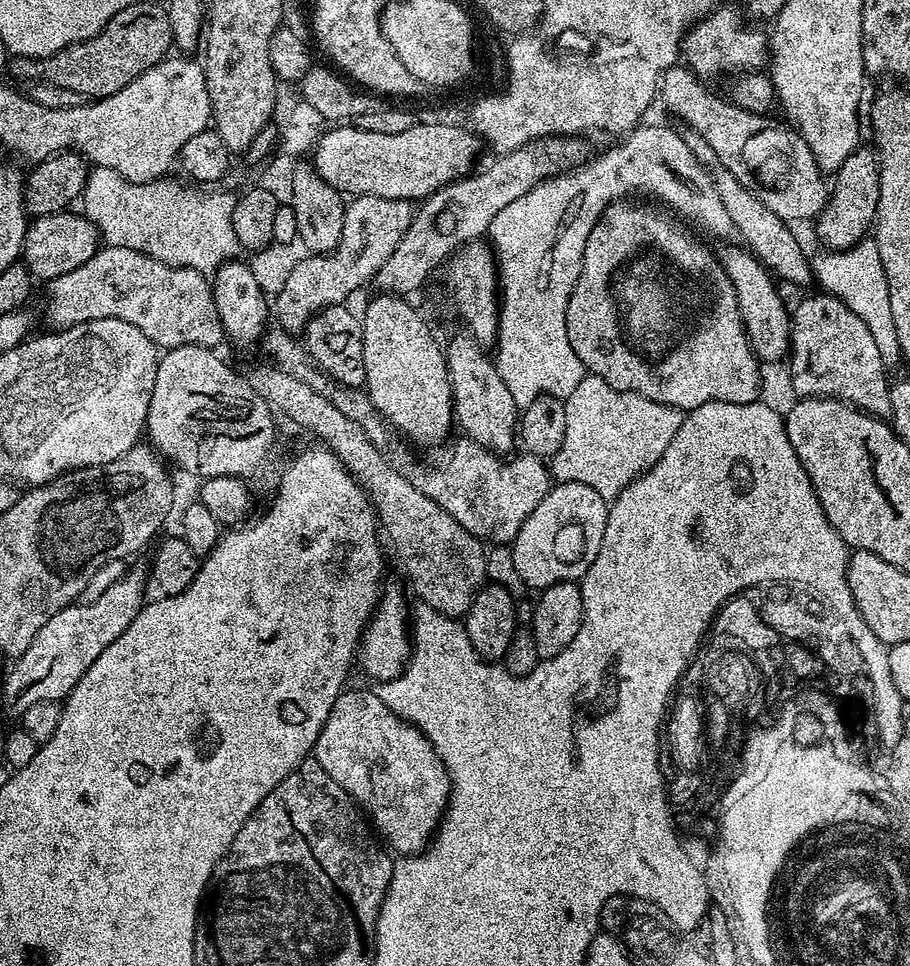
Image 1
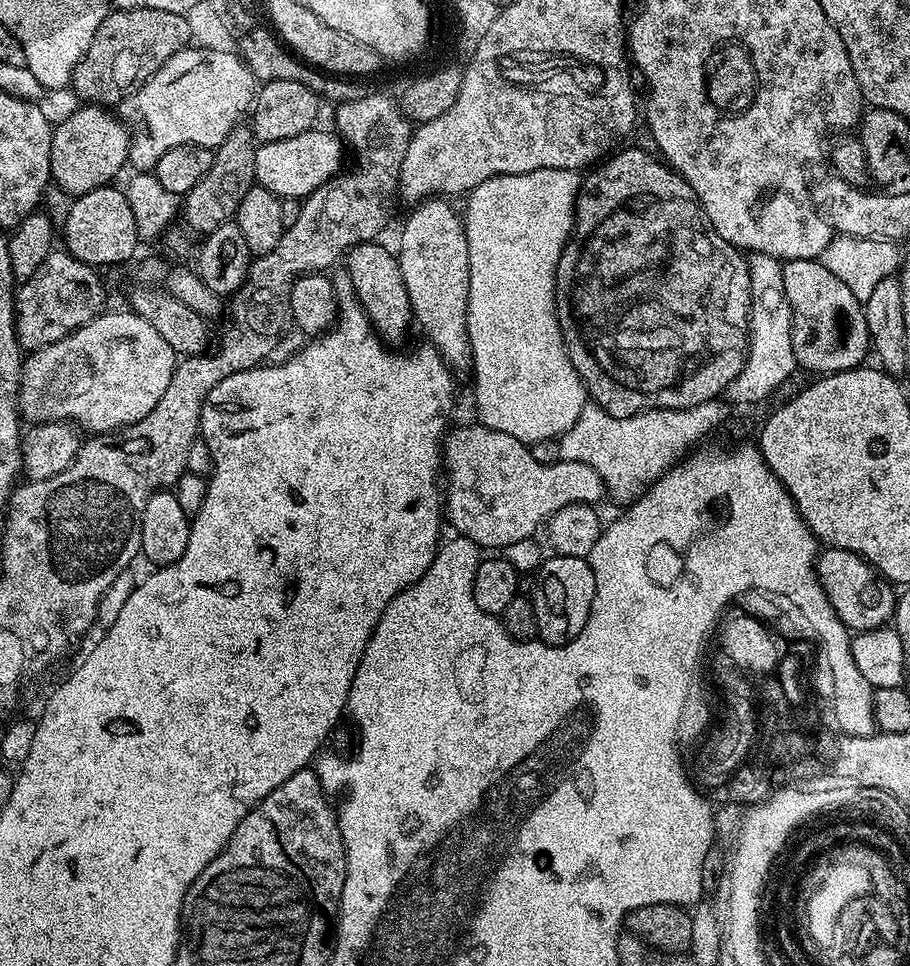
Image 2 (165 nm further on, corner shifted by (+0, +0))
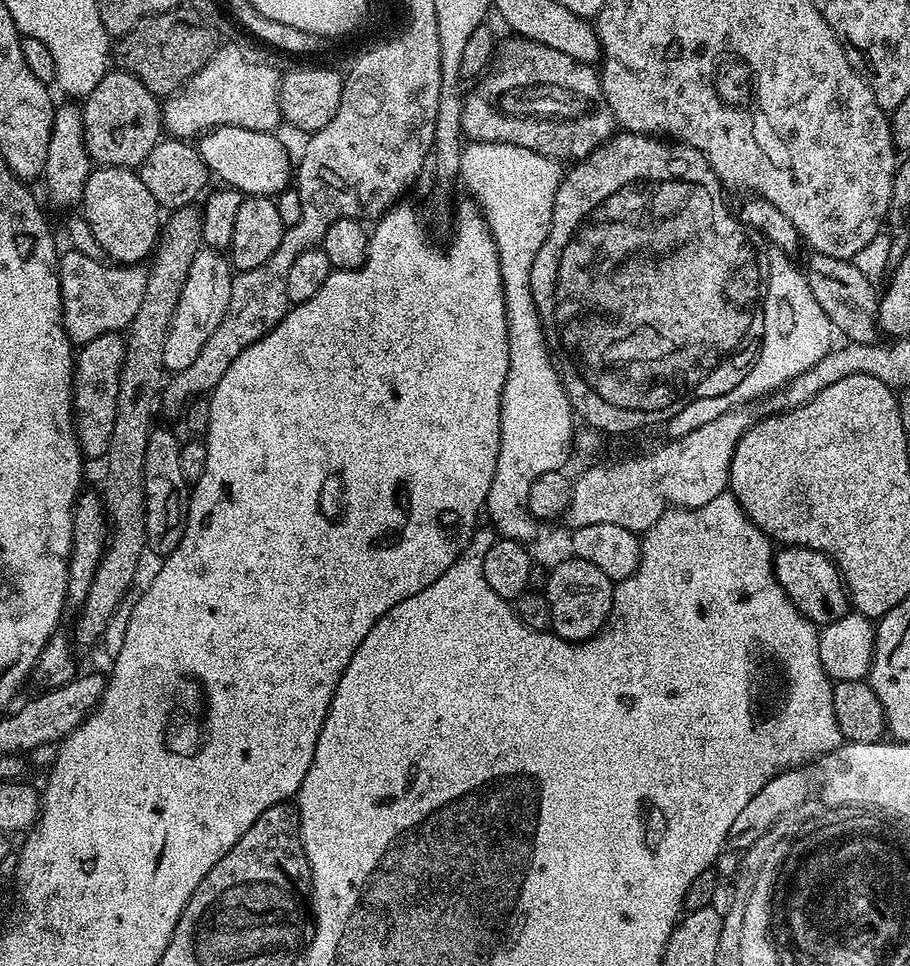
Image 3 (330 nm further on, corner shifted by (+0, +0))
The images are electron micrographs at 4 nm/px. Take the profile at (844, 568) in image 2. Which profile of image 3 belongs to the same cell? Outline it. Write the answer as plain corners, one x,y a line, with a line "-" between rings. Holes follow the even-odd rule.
784,546
775,553
774,567
776,581
782,591
790,598
790,602
798,612
803,614
811,624
823,626
842,618
849,611
850,601
840,571
830,557
823,552
815,552
809,548

